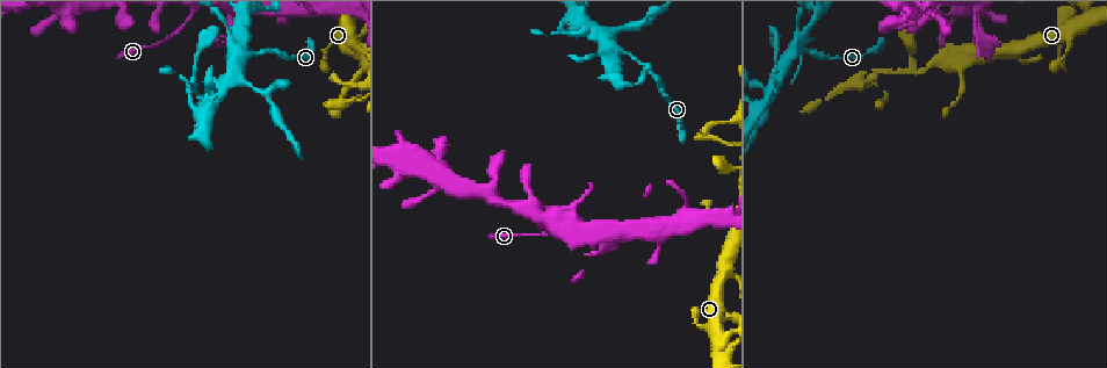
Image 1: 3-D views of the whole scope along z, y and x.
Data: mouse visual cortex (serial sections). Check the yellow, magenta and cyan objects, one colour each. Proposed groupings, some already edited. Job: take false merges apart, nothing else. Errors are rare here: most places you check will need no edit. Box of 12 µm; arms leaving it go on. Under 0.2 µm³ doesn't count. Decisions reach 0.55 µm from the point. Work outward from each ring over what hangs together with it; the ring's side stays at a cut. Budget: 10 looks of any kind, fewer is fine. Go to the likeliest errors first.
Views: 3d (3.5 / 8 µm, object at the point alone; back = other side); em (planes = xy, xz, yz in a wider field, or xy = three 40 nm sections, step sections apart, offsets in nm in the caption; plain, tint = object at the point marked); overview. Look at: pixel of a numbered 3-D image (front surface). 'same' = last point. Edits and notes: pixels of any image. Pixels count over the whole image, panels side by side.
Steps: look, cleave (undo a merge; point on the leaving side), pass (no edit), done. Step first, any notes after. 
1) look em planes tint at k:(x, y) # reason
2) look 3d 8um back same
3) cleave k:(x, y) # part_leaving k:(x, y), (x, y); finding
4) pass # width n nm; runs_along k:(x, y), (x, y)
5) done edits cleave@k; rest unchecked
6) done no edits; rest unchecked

look 3d 3.5um at 1:(614, 45)

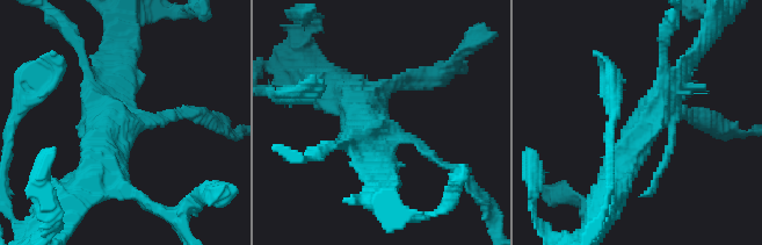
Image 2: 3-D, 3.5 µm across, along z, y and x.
look em xy step 3 tint at 2:(644, 121)

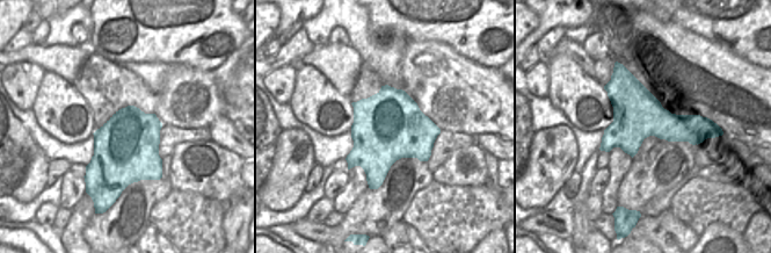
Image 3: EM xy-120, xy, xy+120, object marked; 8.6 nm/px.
pass # width 600 nm; runs_along 2:(444, 166), (345, 94); one cell here

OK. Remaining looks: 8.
look 3d 8um at 1:(579, 21) # a fork

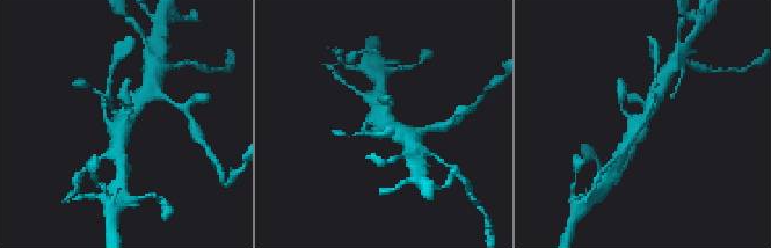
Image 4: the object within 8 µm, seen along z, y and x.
look em xy step 3 tint at 4:(644, 123)

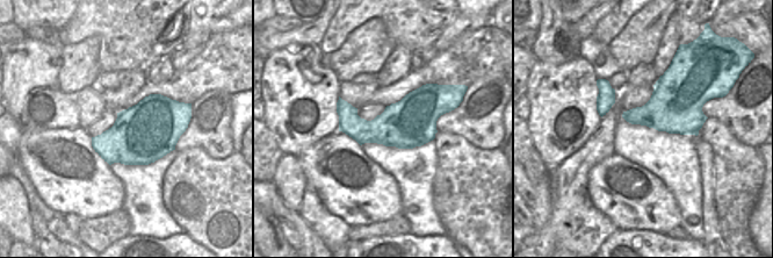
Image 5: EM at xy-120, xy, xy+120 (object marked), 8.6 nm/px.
pass # runs_along 4:(655, 97), (622, 150); one cell here

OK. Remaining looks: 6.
look 3d 3.5um back at 1:(639, 26) # thin neck

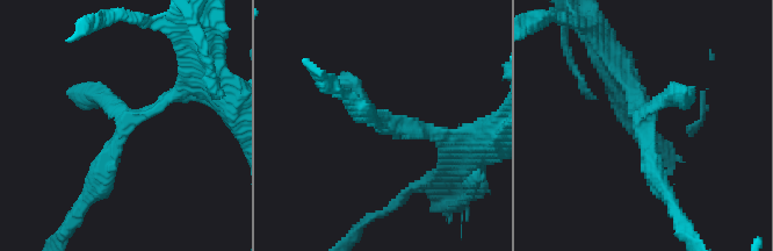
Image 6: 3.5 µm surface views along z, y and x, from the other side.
look em xy step 2 tint at 6:(117, 139)

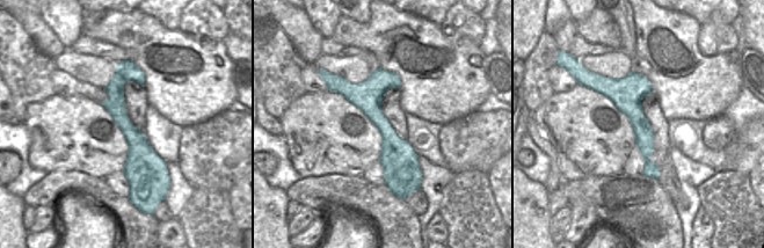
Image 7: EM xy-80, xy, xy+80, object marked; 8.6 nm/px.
look em xy step 1 tint same # cut it another way

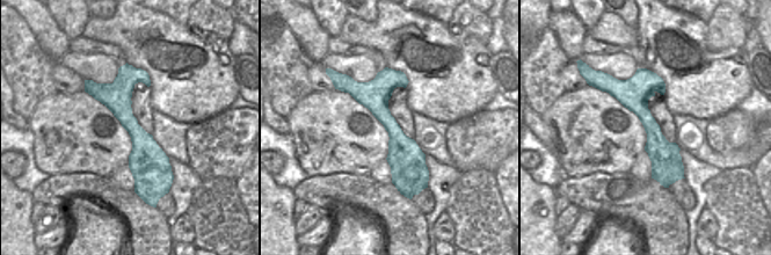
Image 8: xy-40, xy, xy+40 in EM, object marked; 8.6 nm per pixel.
pass # runs_along 8:(125, 67), (138, 187); all the same cell

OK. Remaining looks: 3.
look 3d 3.5um at 1:(717, 346) # abrupt turn

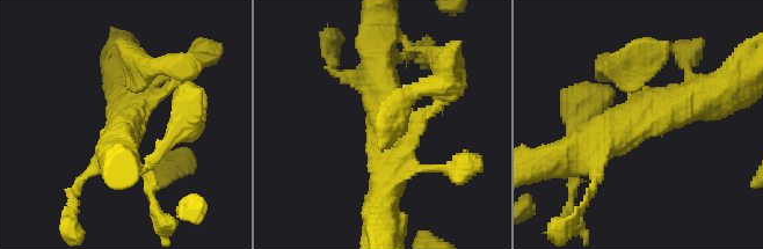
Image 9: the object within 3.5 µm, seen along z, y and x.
look em xy step 5 tint at 9:(645, 115) # shape alone is not enough

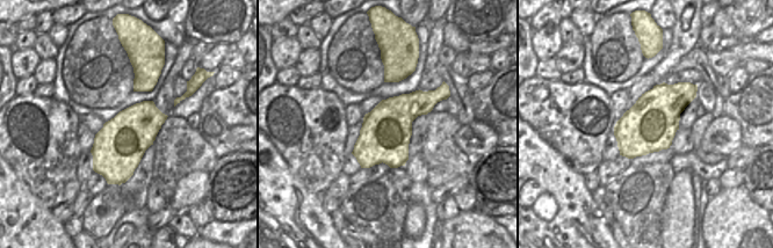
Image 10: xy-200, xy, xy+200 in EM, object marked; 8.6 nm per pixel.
pass # width 440 nm; runs_along 9:(579, 148), (676, 109), (689, 81); one cell here

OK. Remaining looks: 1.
done no edits; rest unchecked

